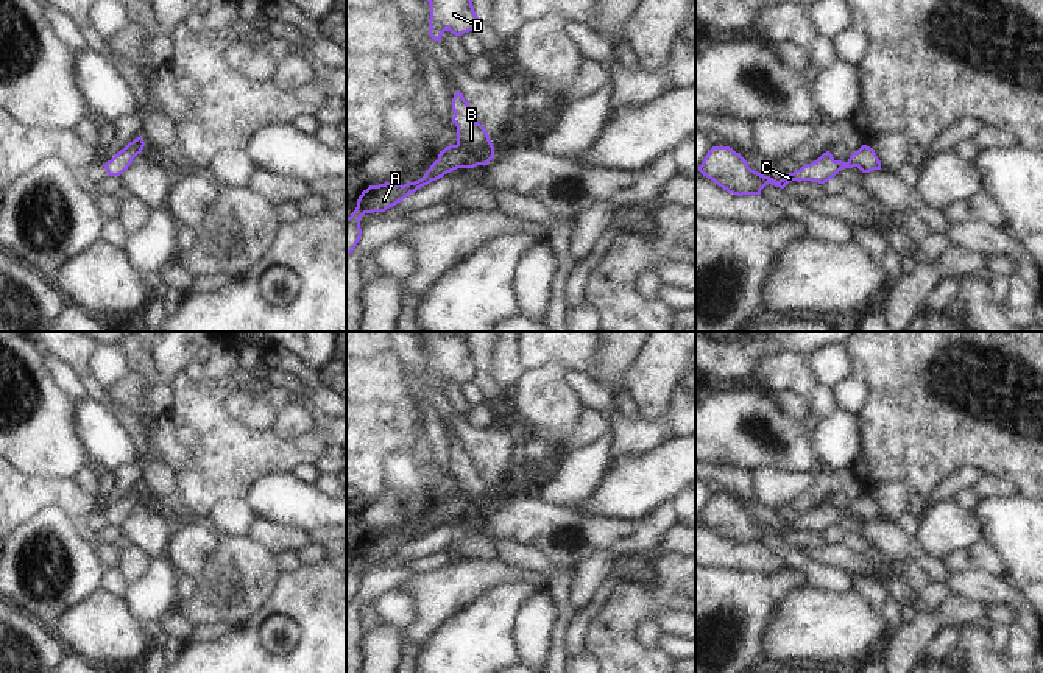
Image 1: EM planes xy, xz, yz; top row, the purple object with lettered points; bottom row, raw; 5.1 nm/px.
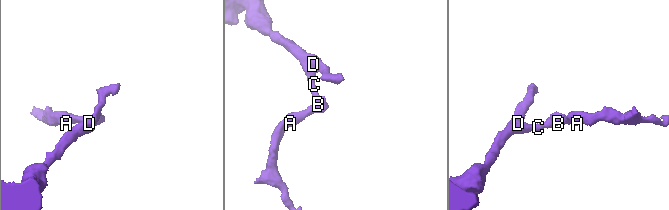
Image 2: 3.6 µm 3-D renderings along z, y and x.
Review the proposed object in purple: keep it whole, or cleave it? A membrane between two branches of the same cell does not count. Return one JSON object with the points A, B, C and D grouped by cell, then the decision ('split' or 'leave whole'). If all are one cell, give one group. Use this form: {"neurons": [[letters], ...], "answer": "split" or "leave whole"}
{"neurons": [["A", "B", "C", "D"]], "answer": "leave whole"}

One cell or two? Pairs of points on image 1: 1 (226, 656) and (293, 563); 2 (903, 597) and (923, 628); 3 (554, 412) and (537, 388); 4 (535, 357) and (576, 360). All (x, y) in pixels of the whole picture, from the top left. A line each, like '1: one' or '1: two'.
1: two
2: two
3: one
4: one

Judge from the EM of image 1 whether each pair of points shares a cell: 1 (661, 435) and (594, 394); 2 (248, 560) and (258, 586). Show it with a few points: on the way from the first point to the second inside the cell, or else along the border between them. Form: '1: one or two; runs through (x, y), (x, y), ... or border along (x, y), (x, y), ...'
1: one; runs through (644, 433), (633, 433), (611, 412)
2: one; runs through (248, 566), (248, 577), (251, 580)

